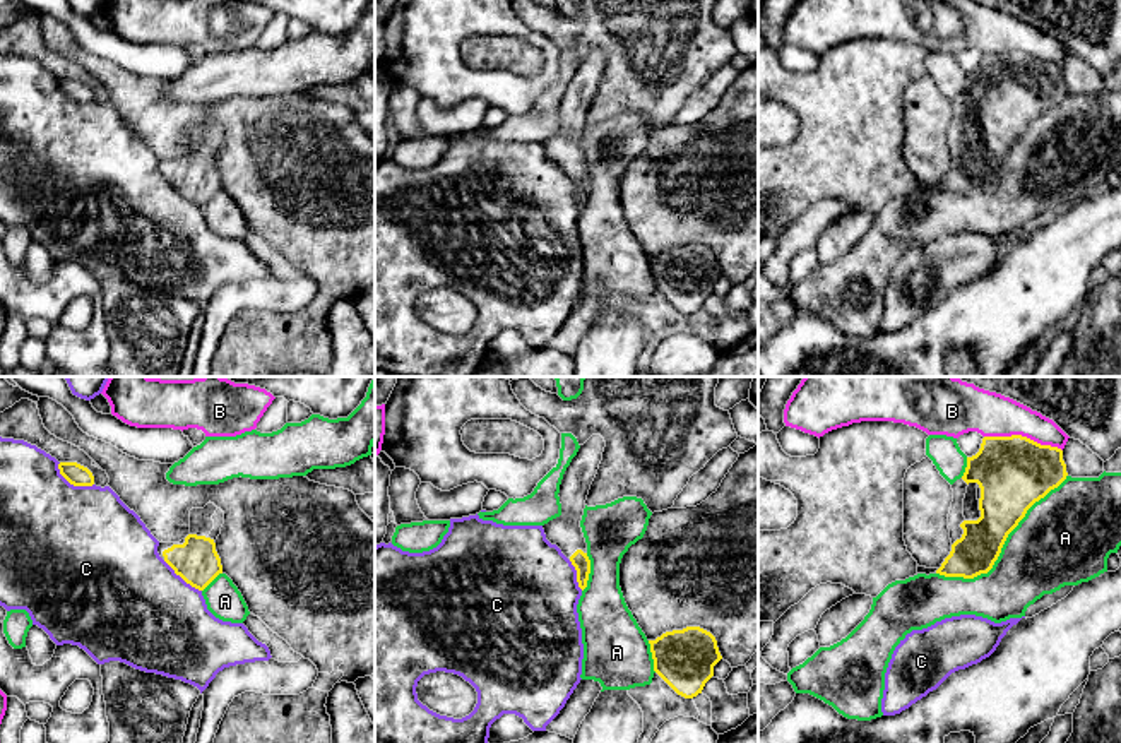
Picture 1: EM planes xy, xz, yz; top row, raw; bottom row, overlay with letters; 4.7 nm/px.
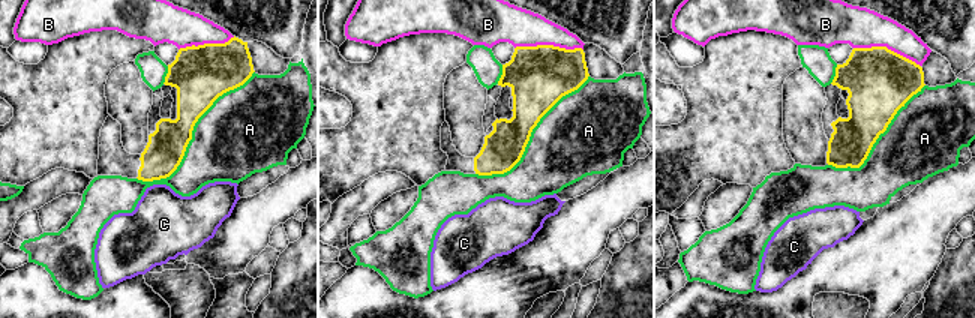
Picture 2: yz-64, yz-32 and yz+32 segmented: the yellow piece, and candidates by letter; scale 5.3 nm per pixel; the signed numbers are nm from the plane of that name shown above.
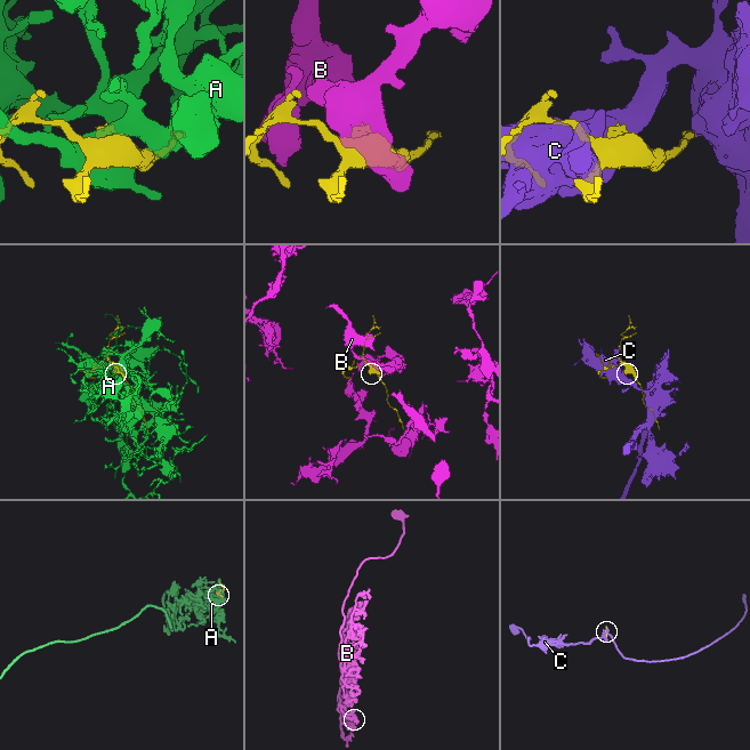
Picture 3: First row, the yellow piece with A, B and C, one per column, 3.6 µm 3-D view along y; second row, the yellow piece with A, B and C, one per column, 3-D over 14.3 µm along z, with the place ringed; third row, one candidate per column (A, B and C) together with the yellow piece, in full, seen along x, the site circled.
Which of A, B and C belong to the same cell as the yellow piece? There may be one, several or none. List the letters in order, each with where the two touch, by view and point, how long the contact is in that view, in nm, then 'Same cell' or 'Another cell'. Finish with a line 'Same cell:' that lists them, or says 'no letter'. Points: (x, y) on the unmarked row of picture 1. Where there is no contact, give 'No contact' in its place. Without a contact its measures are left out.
A: Touches yellow at yz (1002, 163). Shared border 750 nm. Another cell
B: Touches yellow at yz (1024, 53). Shared border 380 nm. Another cell
C: Touches yellow at xy (72, 100). Shared border 200 nm. Another cell
Same cell: no letter

